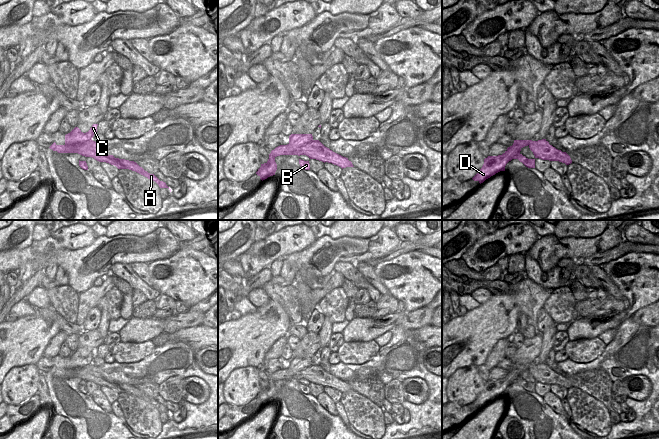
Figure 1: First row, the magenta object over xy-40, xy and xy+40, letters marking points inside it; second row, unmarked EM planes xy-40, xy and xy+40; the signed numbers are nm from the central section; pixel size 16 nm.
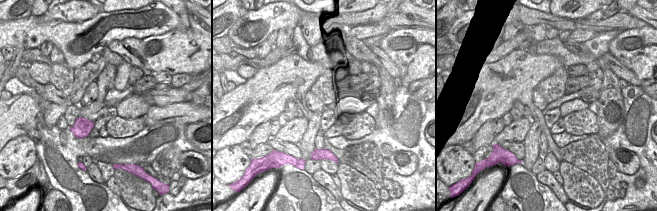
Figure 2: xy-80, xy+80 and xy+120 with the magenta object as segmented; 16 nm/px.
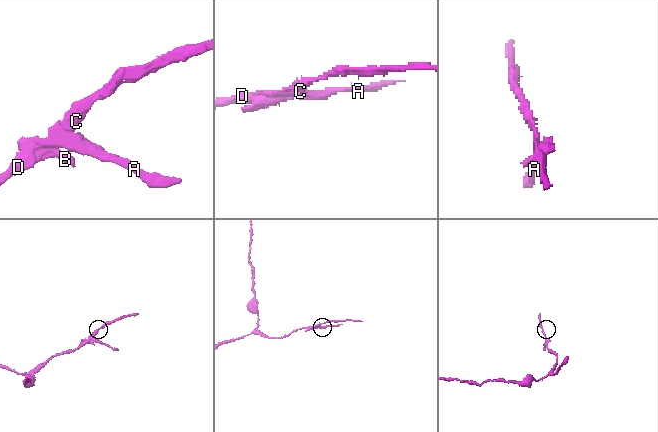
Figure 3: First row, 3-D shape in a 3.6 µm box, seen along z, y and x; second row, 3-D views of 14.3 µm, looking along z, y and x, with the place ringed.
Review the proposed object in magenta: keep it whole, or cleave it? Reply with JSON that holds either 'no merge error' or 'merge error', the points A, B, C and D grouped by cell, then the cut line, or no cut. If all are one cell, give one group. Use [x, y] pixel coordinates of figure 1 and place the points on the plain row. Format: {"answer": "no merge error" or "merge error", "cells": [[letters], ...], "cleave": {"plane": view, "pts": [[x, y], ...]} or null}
{"answer": "merge error", "cells": [["A", "B"], ["C", "D"]], "cleave": {"plane": "xy", "pts": [[313, 364], [300, 370], [295, 377], [290, 377], [283, 372]]}}

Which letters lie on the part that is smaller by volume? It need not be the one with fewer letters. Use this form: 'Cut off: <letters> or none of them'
Cut off: A, B

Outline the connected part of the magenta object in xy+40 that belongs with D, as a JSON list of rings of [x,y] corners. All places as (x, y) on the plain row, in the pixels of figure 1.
[[[514,364],[512,370],[508,371],[508,375],[503,379],[488,380],[484,383],[484,388],[479,396],[472,402],[474,405],[478,405],[480,408],[486,403],[495,399],[500,395],[505,395],[505,390],[511,383],[516,383],[521,373],[528,370],[532,364]]]

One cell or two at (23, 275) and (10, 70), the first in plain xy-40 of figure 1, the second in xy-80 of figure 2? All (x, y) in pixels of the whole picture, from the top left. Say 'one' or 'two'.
one

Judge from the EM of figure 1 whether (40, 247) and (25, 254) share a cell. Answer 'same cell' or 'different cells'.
different cells

